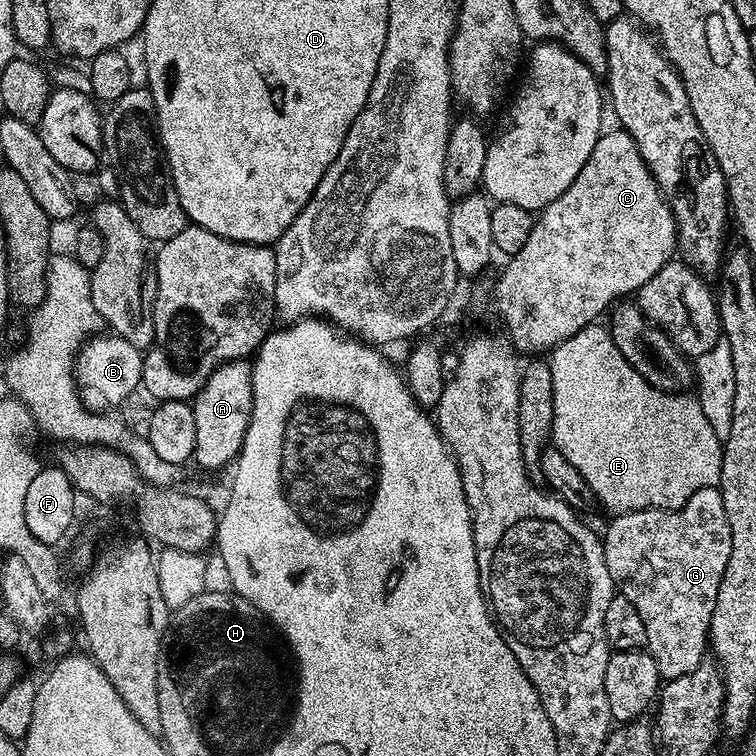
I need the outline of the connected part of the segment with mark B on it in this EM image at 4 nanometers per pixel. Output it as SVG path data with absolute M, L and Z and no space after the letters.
M115 334L97 335L88 341L76 358L76 379L80 399L85 401L93 413L104 414L115 404L120 404L135 388L141 387L144 378L144 358L141 349L130 346Z

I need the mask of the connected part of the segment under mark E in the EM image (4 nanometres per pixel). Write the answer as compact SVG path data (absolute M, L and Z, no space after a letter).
M600 322L588 324L582 330L578 330L578 334L566 338L566 342L557 344L555 348L551 349L550 363L554 378L554 422L552 423L551 443L565 456L566 461L574 466L579 474L582 474L582 478L586 485L590 486L595 499L600 504L604 503L609 508L609 513L633 512L643 508L681 508L690 497L698 494L698 490L715 488L719 485L722 474L722 458L724 457L723 443L718 438L718 434L714 434L714 429L711 428L706 414L702 414L702 406L695 395L684 392L663 392L650 382L646 382L646 378L642 378L642 374L638 374L638 370L634 370L634 366L630 366L630 362L626 362L622 350L618 350L618 346L614 346L611 331L605 325L603 328L602 325L603 323Z

